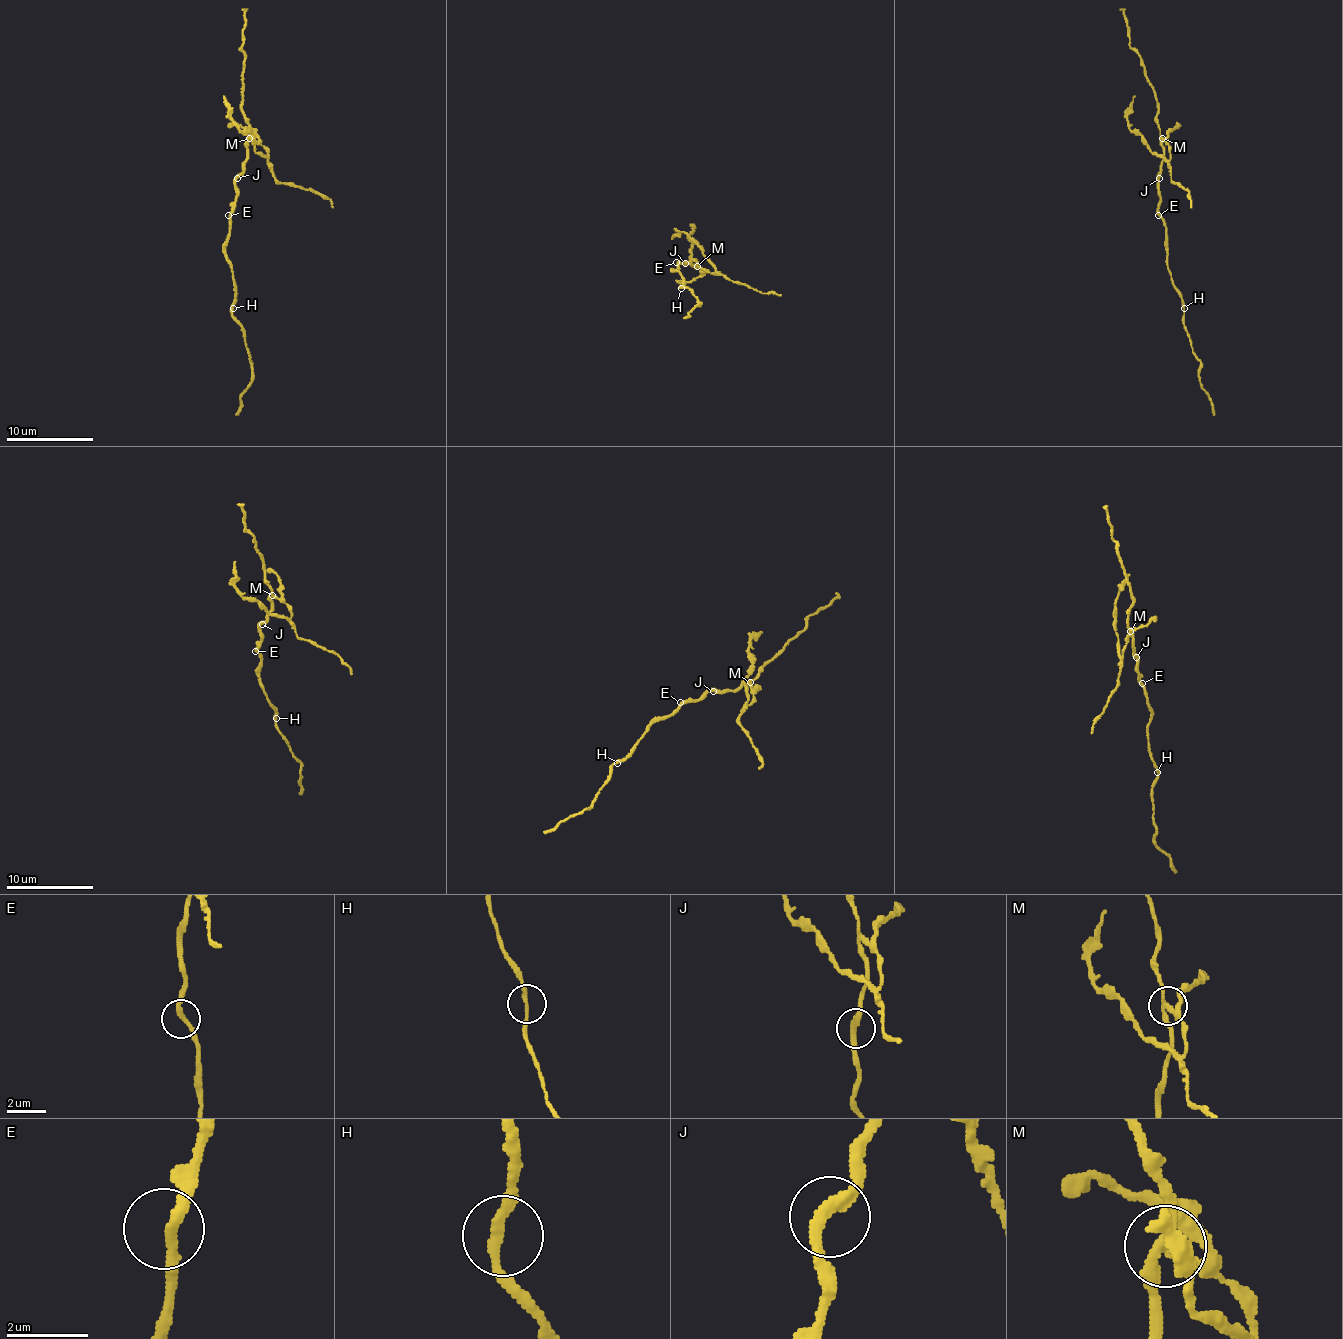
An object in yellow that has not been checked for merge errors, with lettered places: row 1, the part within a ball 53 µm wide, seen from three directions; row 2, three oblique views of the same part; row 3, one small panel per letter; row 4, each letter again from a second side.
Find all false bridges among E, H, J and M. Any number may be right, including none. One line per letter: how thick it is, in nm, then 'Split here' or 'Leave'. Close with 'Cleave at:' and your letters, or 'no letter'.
E: Thickness 240 nm. Leave
H: Thickness 220 nm. Leave
J: Thickness 280 nm. Leave
M: Thickness 220 nm. Split here
Cleave at: M

